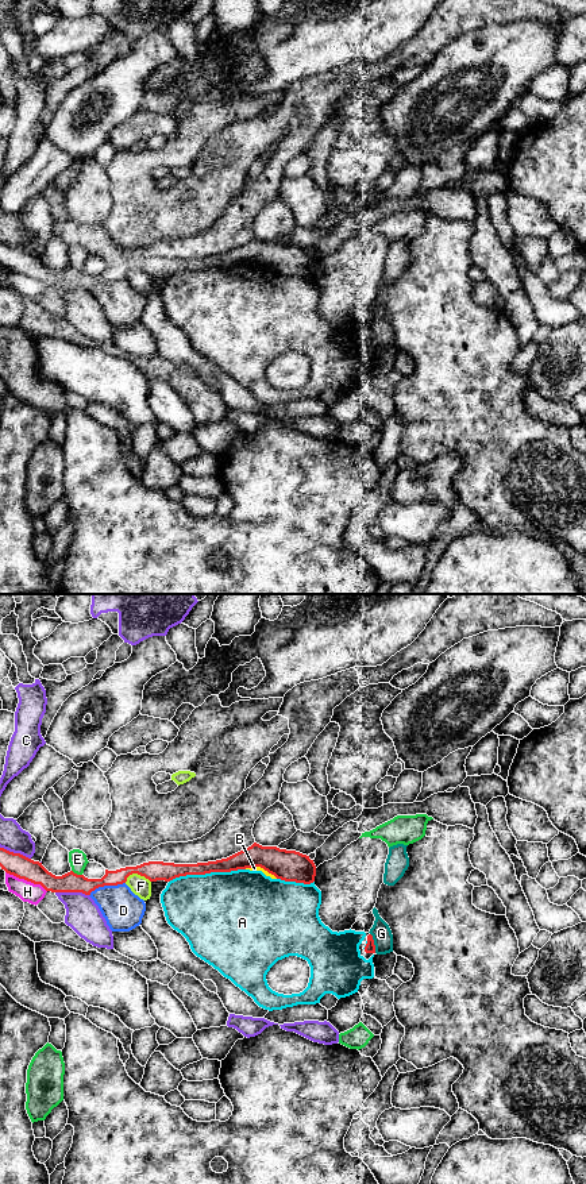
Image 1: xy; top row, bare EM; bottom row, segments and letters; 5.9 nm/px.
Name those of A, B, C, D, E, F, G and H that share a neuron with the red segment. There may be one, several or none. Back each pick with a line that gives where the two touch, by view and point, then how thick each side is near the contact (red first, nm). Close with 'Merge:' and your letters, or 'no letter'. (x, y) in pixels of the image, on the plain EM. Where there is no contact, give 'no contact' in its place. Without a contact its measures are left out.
Merge: no letter

